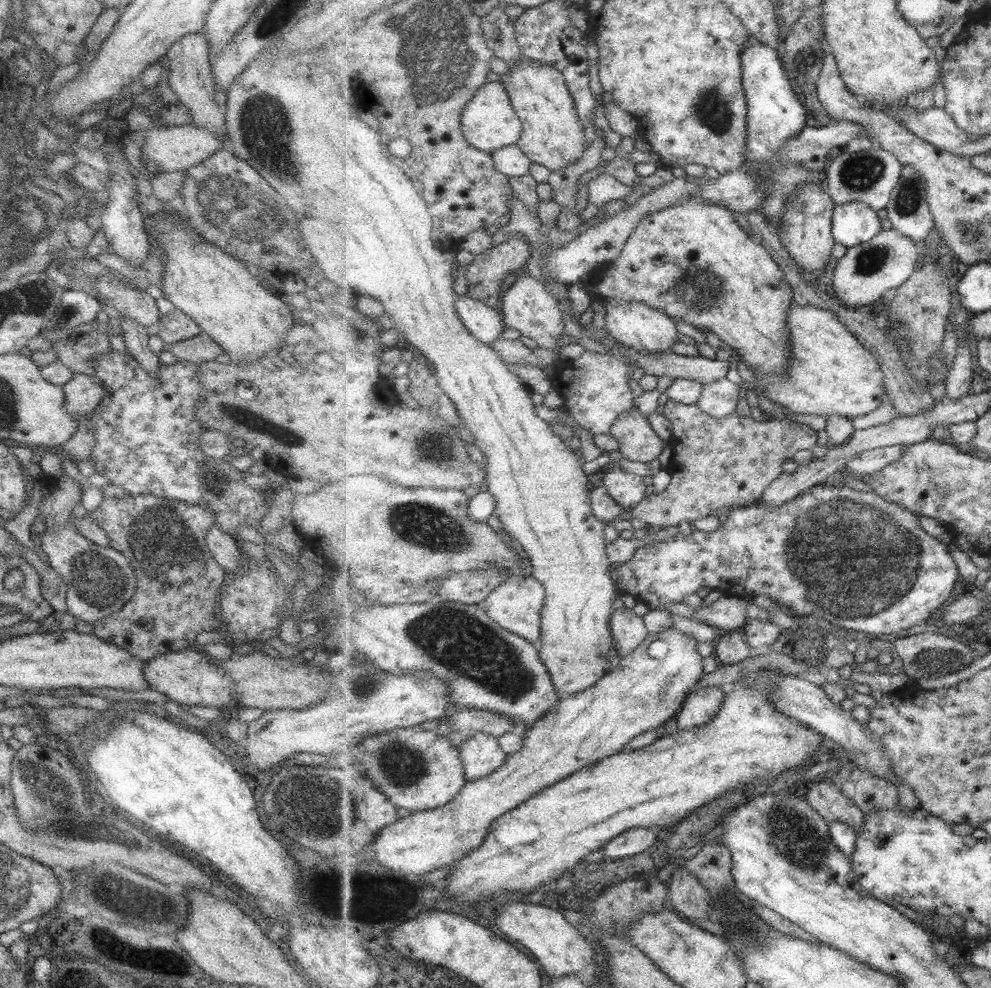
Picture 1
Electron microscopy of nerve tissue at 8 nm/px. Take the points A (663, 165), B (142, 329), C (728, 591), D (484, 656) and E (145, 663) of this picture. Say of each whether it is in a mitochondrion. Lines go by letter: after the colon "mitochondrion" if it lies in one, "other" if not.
A: other
B: other
C: other
D: mitochondrion
E: other

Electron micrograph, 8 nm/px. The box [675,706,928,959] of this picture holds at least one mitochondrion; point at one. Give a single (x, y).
(797, 839)

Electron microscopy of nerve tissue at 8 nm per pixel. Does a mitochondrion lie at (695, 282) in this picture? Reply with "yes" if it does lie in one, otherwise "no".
yes

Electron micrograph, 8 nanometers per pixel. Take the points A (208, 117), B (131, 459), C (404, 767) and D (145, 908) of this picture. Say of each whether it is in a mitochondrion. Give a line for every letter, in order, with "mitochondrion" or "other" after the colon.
A: other
B: other
C: mitochondrion
D: mitochondrion

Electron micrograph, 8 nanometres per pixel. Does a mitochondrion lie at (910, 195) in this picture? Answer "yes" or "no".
yes

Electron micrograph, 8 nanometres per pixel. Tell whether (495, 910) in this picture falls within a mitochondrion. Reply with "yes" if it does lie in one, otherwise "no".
no

